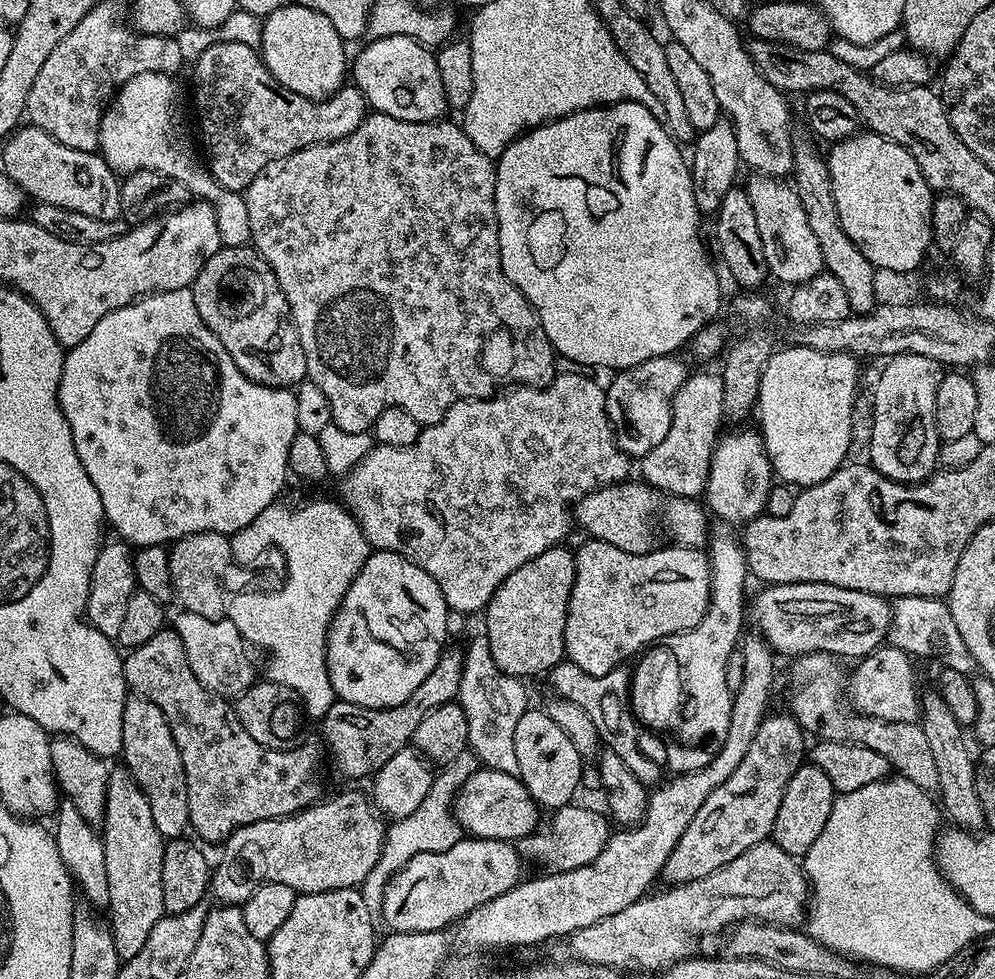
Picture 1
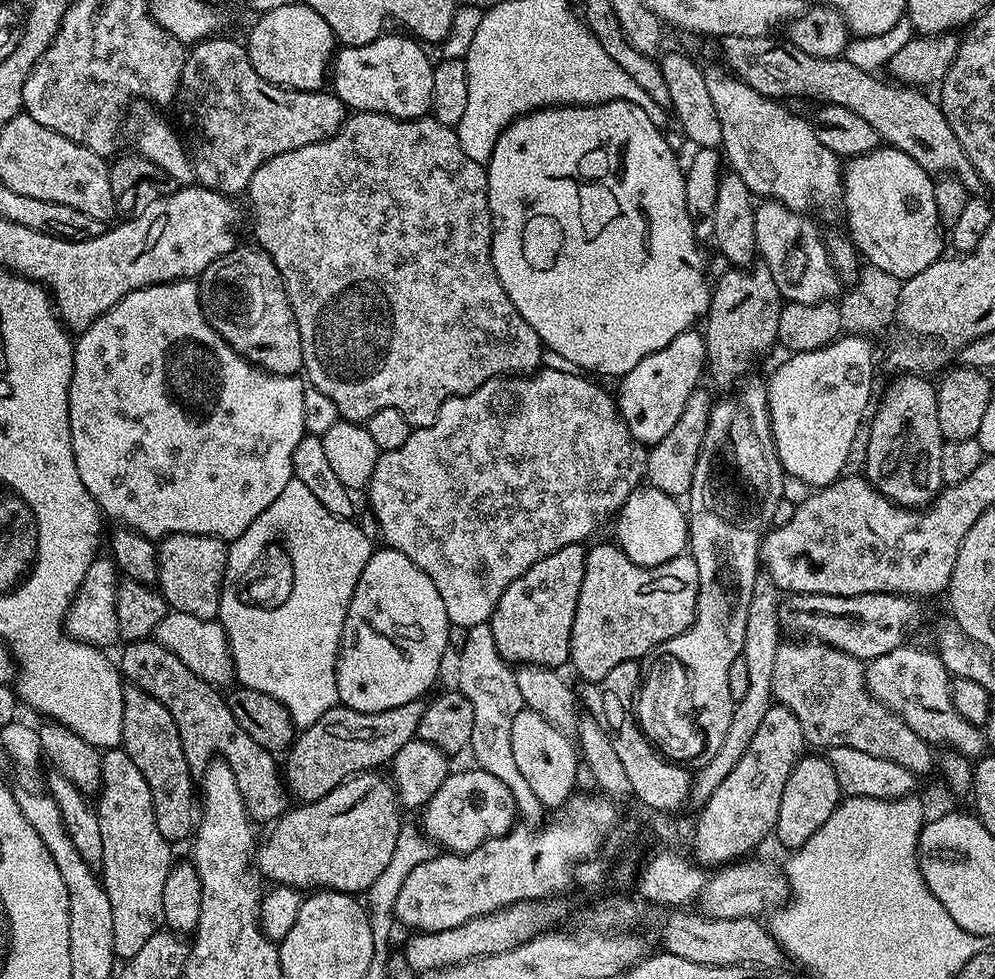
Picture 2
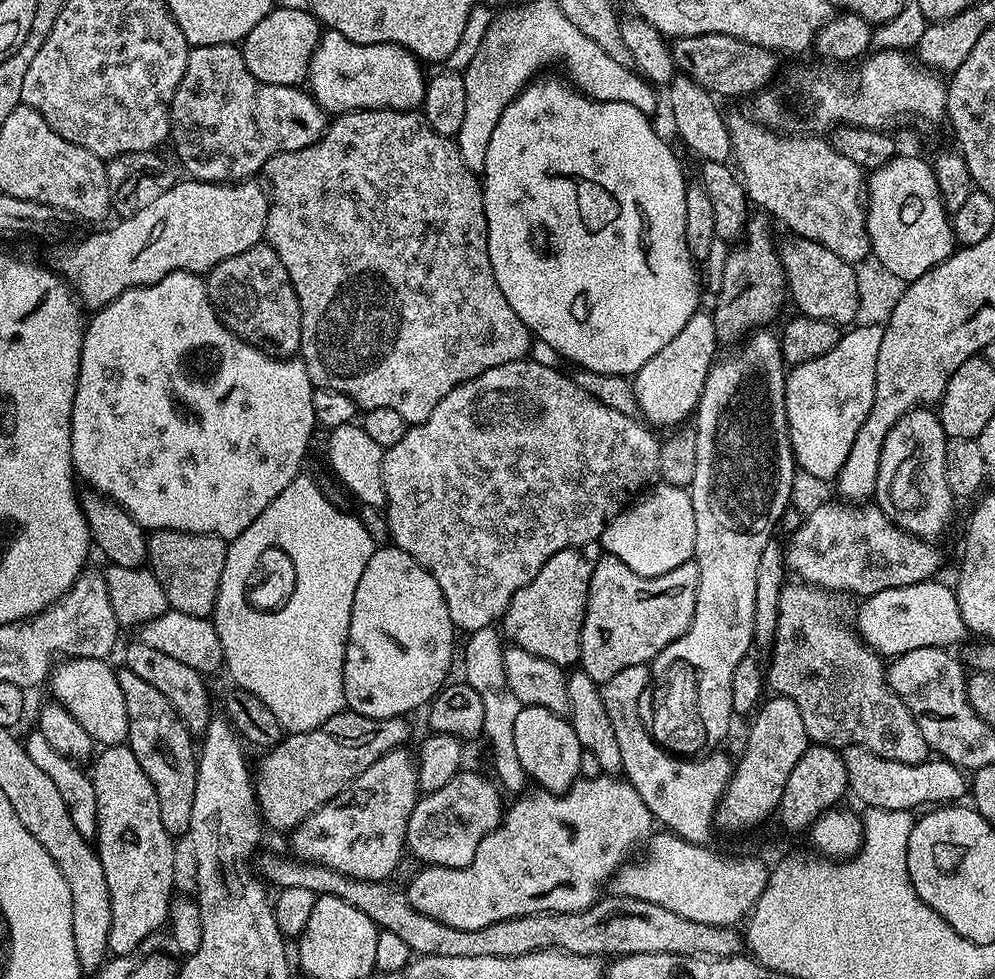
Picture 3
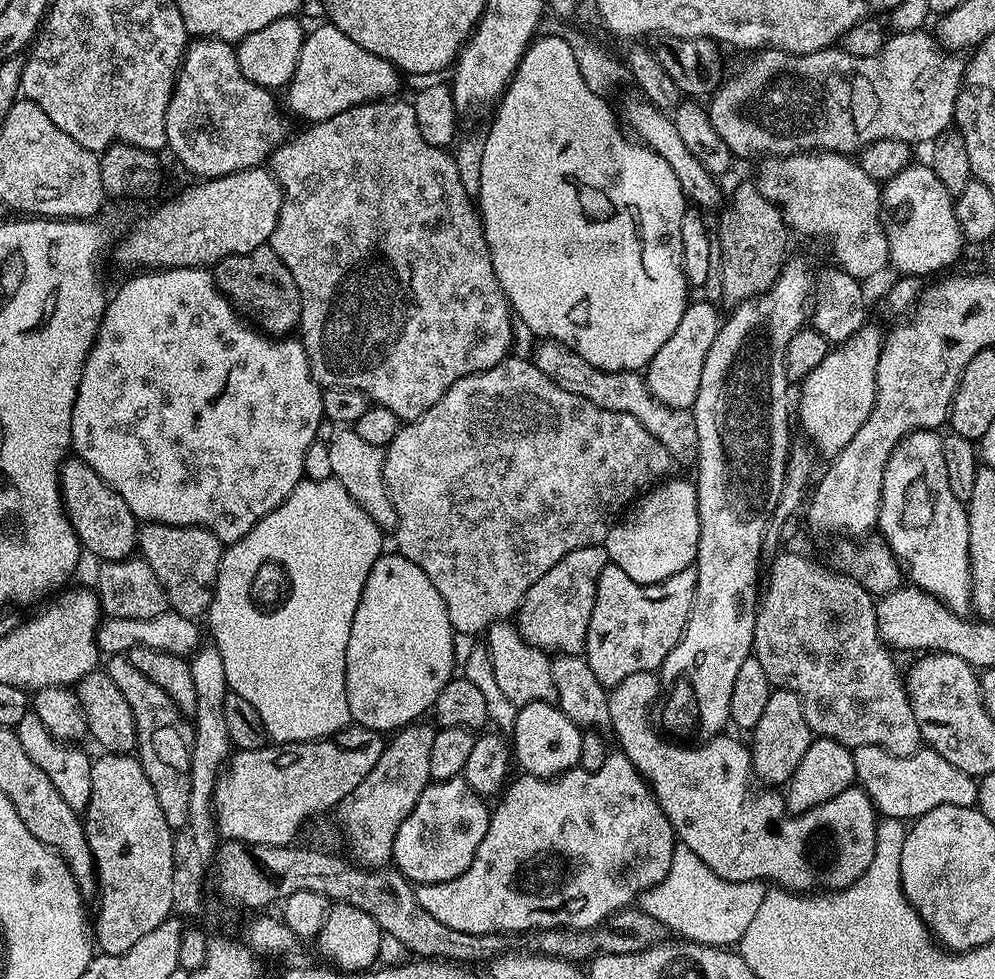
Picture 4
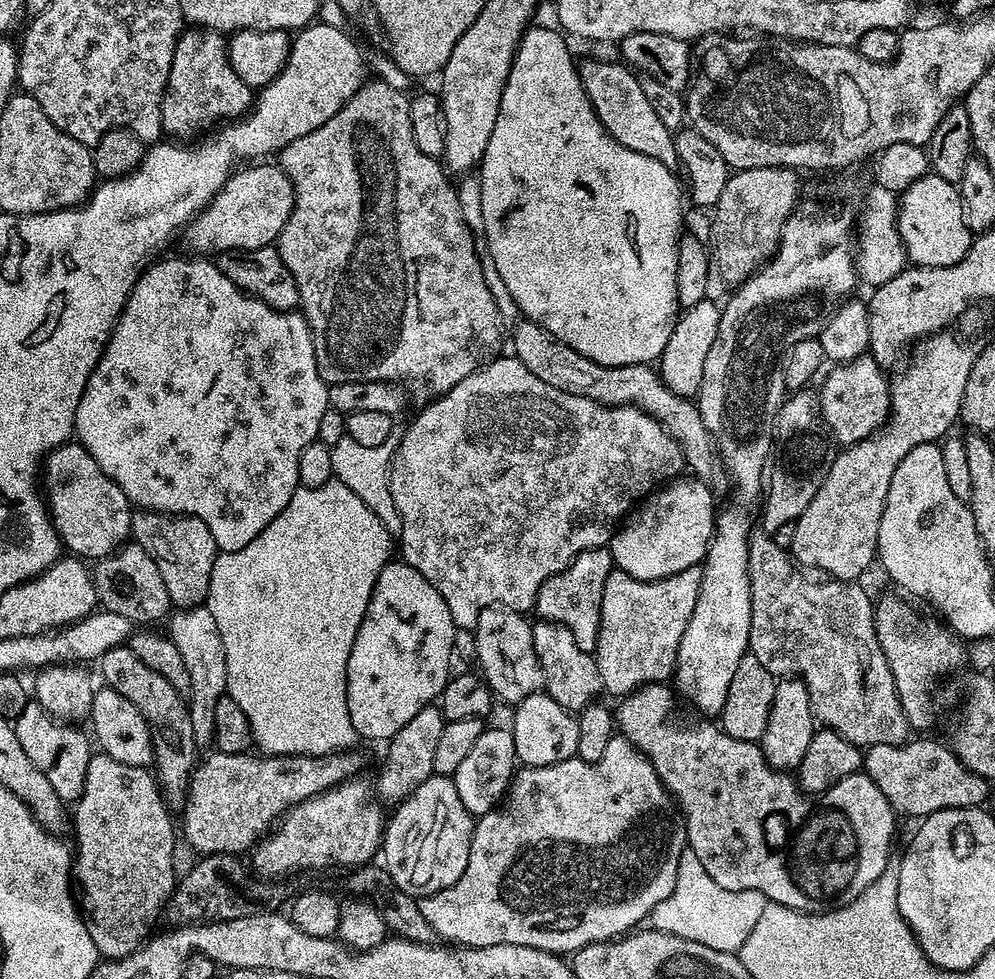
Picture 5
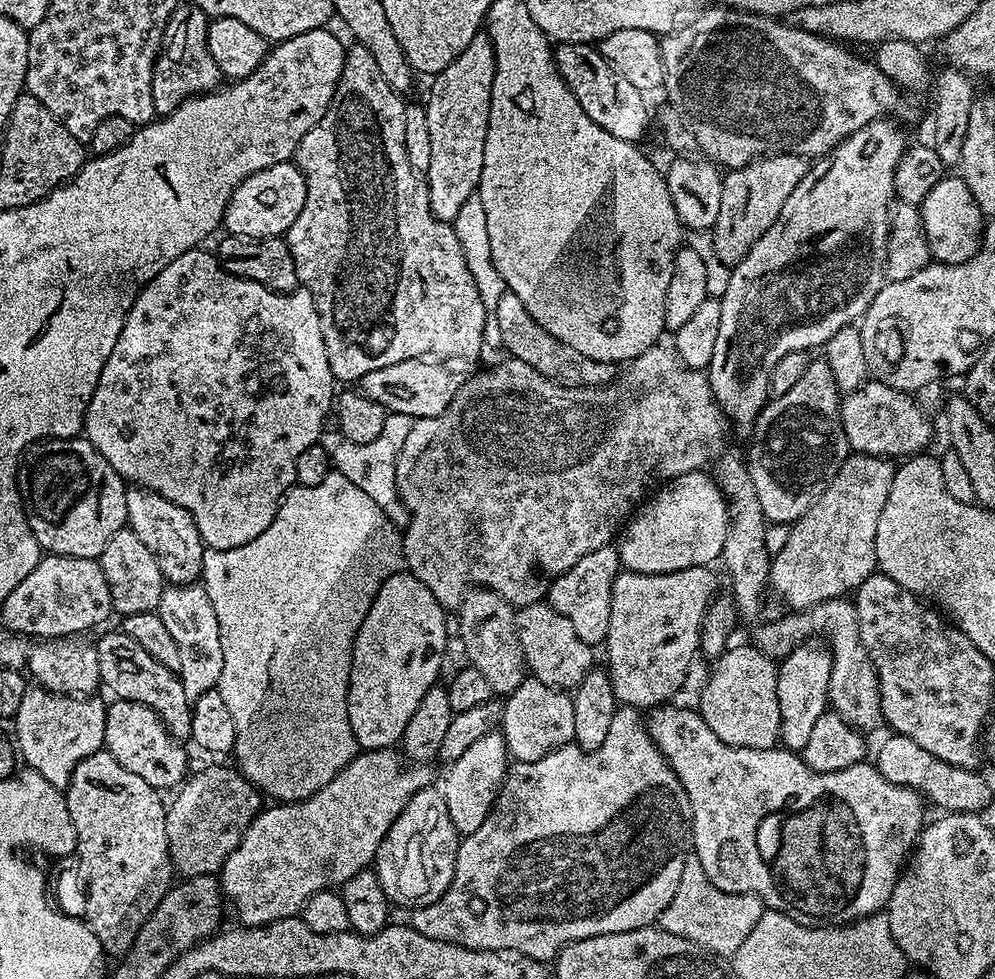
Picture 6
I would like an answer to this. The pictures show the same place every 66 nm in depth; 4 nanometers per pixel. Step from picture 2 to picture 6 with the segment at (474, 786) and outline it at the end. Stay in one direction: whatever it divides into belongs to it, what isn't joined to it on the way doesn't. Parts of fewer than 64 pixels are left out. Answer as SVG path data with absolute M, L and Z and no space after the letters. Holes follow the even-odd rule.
M436 786L418 790L390 826L374 861L375 874L389 901L393 905L433 904L454 878L460 842L461 837L447 812L443 791Z

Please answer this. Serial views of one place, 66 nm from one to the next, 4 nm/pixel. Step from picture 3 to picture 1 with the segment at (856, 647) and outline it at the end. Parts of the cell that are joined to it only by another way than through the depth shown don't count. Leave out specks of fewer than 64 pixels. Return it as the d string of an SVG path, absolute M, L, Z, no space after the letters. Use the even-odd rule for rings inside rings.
M808 652L804 656L797 656L791 661L792 669L788 672L788 704L791 715L795 716L800 727L809 737L819 737L830 742L846 742L847 744L861 744L886 758L886 762L905 780L914 782L914 786L925 790L938 789L938 766L934 763L934 754L930 750L930 742L926 742L926 734L919 723L903 724L902 722L890 722L879 720L873 716L864 715L863 711L848 708L844 701L844 676L846 680L846 668L837 657L828 652Z

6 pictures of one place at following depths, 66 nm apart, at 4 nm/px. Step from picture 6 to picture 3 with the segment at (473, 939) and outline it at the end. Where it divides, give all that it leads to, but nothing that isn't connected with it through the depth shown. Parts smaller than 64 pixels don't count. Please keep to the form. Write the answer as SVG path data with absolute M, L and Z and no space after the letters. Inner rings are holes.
M602 774L593 780L577 779L576 783L563 794L543 790L532 790L536 792L530 791L525 791L519 798L513 799L516 801L509 808L507 805L506 811L502 816L502 823L490 835L482 838L482 842L476 848L474 858L464 868L424 866L419 869L421 872L409 884L406 884L408 901L414 906L414 910L418 910L422 914L434 918L446 926L454 926L458 930L478 930L482 926L490 926L494 922L513 920L519 916L533 916L539 912L582 912L601 899L602 891L600 892L600 887L603 884L605 887L611 881L616 869L625 863L627 856L624 855L639 840L641 842L647 841L653 835L654 821L650 810L646 810L646 802L642 802L642 797L638 794L638 790L634 790L632 783L621 778L619 775Z

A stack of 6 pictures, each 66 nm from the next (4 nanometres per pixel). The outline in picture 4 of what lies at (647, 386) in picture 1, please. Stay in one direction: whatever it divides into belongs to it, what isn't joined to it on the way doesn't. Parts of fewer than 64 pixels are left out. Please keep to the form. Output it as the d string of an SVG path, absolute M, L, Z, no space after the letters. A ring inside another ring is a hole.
M703 298L689 303L682 314L682 322L678 322L678 330L670 334L666 346L654 354L654 358L646 369L648 389L658 402L671 408L691 409L698 398L698 386L702 382L702 362L706 362L706 354L710 354L710 346L714 346L714 338L722 323L722 316L716 313L717 305Z

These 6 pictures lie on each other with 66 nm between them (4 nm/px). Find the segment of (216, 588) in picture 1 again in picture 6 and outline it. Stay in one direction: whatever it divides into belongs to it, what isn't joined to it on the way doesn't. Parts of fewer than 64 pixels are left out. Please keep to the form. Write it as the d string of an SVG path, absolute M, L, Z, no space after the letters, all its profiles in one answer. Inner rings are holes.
M132 486L126 494L126 514L127 527L138 534L146 550L154 554L154 562L158 562L158 570L162 570L168 584L195 584L201 579L206 545L194 518L182 510L182 506L162 498L162 494L148 488Z

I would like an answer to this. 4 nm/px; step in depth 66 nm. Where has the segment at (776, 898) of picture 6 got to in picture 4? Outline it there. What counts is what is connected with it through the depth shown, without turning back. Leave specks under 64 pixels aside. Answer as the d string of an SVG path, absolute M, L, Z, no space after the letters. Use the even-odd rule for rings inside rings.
M656 672L630 674L630 678L623 680L617 688L611 689L608 693L608 705L610 706L610 714L612 715L610 728L611 731L616 731L616 740L620 743L617 744L619 751L623 752L626 758L630 758L630 762L639 770L640 775L643 776L645 782L651 788L652 793L655 794L656 801L662 806L666 818L672 823L672 829L676 831L676 838L679 843L685 844L690 850L694 850L694 854L698 854L698 858L702 858L702 862L706 862L706 866L710 866L710 870L714 870L714 874L718 874L722 879L729 880L735 884L738 882L750 882L751 880L763 880L765 882L771 882L773 880L771 882L773 885L779 886L789 892L812 894L817 890L843 890L849 888L858 878L862 878L862 874L870 866L870 862L874 858L878 813L876 807L870 802L870 798L859 786L847 788L842 794L838 794L838 798L830 798L830 802L822 802L822 806L814 806L808 812L793 814L784 805L783 795L779 791L760 790L764 792L755 792L752 789L752 784L754 785L752 754L749 745L745 741L743 744L742 741L728 736L729 734L719 734L710 741L700 742L695 746L685 746L683 743L673 742L671 739L665 738L659 731L656 733L652 729L652 720L654 724L652 703L655 700L657 703L661 699L661 696L660 678Z

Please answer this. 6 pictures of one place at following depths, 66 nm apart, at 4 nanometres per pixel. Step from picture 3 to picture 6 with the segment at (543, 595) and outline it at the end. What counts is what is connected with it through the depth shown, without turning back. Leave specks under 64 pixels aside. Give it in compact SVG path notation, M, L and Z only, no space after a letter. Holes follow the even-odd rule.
M611 543L598 550L590 550L590 554L578 558L578 562L574 562L570 570L553 580L548 588L547 603L558 610L558 614L574 622L574 630L578 630L578 638L582 638L582 642L599 646L607 641L610 630L610 598L616 575L621 571L620 549L615 543Z

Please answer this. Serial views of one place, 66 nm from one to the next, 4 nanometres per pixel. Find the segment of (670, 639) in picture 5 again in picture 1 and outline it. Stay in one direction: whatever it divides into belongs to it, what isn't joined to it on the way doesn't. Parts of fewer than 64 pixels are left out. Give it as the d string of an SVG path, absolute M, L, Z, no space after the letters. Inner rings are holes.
M591 538L585 541L574 552L576 573L566 614L564 651L567 659L586 670L586 674L610 674L610 670L628 662L624 660L631 661L657 640L675 637L678 632L690 632L694 626L698 626L698 622L702 622L708 602L712 599L712 567L708 564L707 551L668 546L672 548L657 547L639 556L626 550L618 550L618 546L610 546L610 542Z

